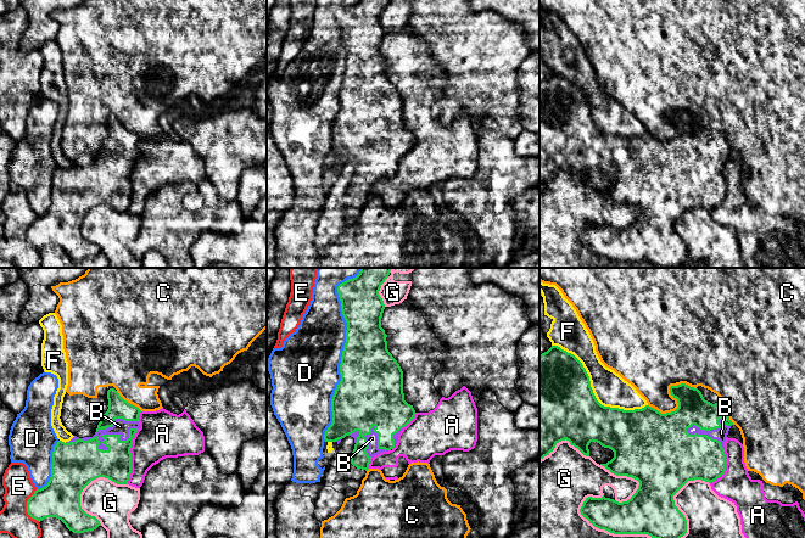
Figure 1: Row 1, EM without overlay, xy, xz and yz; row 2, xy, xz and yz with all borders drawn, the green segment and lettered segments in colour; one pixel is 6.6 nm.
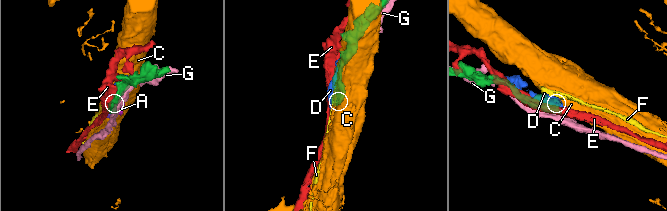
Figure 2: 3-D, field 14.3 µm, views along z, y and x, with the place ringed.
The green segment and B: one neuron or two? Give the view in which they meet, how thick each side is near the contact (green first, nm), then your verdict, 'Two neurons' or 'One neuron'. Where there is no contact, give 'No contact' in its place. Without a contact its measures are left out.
Touches green in xy. Thickness 280 nm (green) against 100 nm. One neuron

